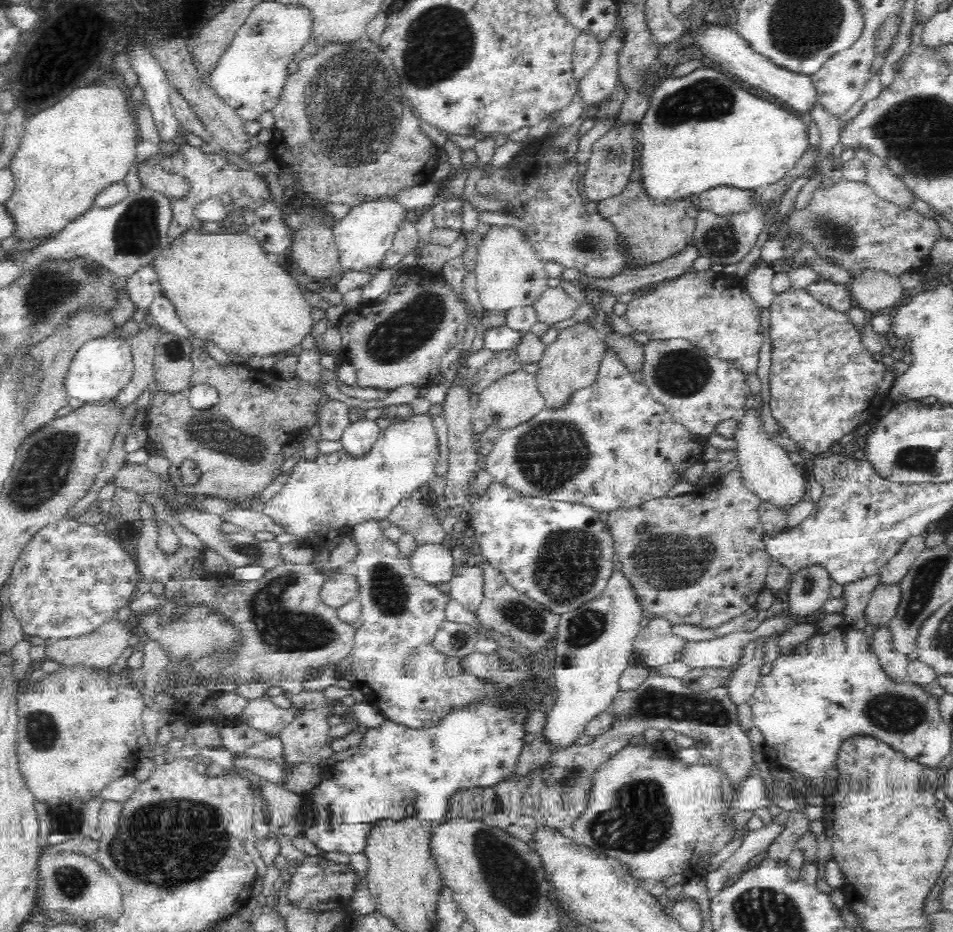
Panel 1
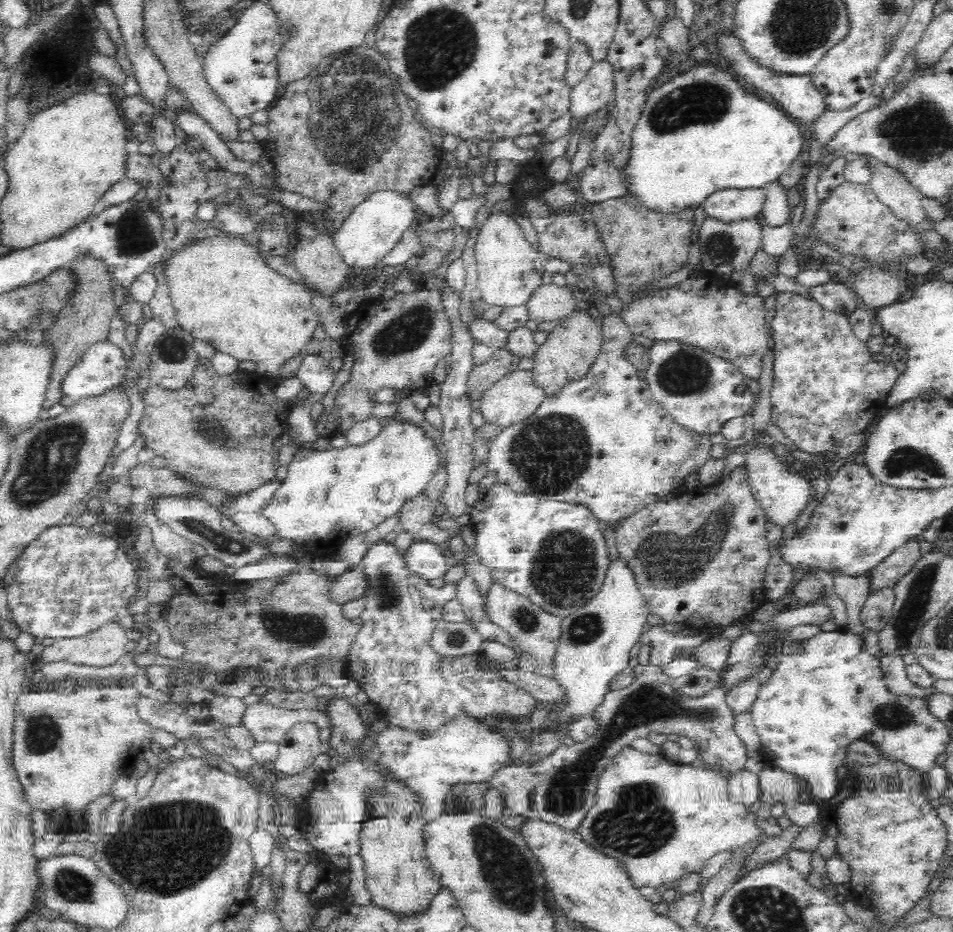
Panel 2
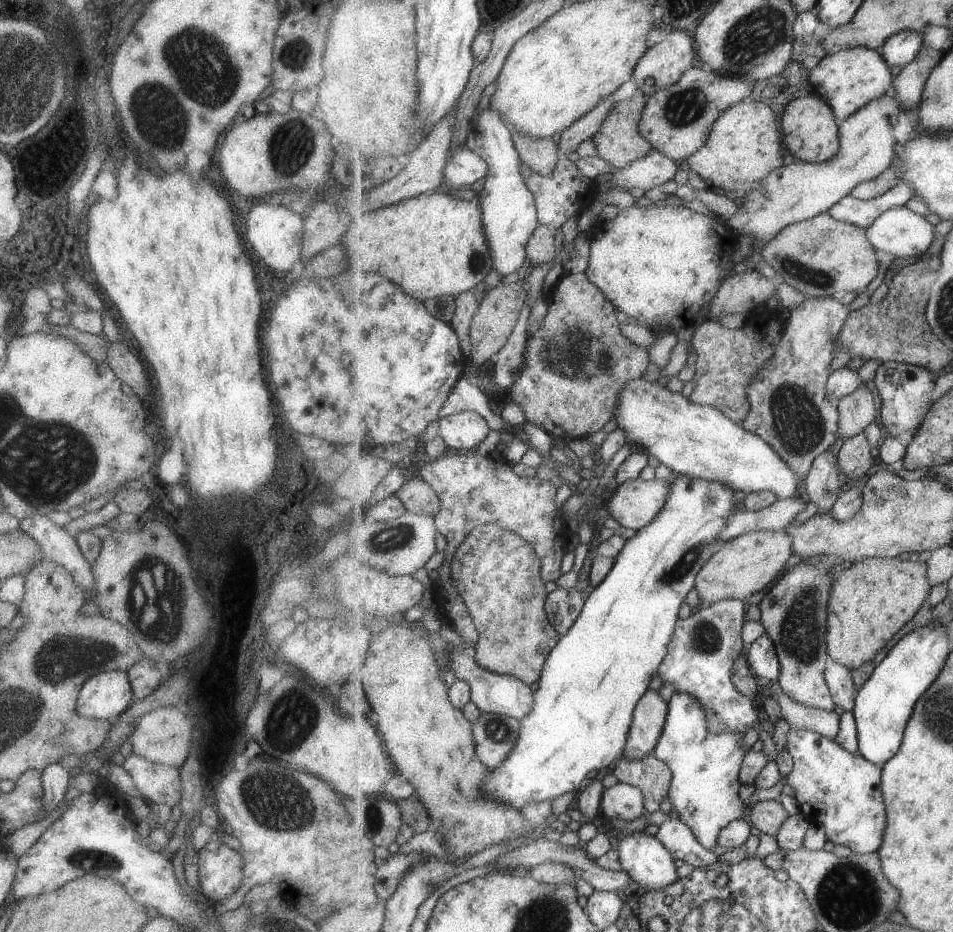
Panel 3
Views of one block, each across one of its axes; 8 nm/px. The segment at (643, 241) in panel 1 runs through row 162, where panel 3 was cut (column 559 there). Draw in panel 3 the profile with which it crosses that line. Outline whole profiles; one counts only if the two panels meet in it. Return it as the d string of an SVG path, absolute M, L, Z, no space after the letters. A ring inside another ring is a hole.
M493 523L477 527L460 544L457 556L454 556L453 580L457 580L457 590L465 597L464 602L480 634L478 644L472 650L475 660L493 672L516 676L528 685L539 681L548 656L560 643L562 636L546 613L549 592L545 590L546 582L542 579L542 558L536 553L534 545L513 531Z

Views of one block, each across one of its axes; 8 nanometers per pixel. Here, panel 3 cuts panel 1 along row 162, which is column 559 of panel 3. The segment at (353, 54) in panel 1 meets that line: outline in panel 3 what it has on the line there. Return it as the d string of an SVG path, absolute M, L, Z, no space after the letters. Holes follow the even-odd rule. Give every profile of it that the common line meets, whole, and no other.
M586 272L576 273L574 275L569 274L559 281L559 284L551 290L551 296L547 300L547 314L544 318L543 326L539 330L535 331L528 340L526 348L526 359L524 365L519 372L519 376L515 381L515 384L510 388L510 398L512 402L516 402L523 410L525 418L531 422L535 422L541 426L541 428L547 430L547 432L553 436L553 438L560 438L564 442L574 439L582 439L589 435L599 432L605 424L611 422L616 416L618 406L620 403L621 391L627 386L632 380L641 378L647 368L649 368L650 352L643 347L637 346L627 339L627 336L621 334L619 330L619 323L615 318L615 306L611 304L609 297L599 288L592 280L589 280Z

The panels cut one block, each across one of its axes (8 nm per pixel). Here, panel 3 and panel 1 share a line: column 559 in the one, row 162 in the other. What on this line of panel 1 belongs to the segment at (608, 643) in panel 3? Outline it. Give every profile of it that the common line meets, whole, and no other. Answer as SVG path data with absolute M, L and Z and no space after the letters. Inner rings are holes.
M709 66L699 67L683 77L661 76L659 83L651 94L648 110L645 112L639 125L643 129L643 154L641 154L643 159L643 185L646 187L647 193L652 196L652 199L656 200L656 203L689 198L692 195L700 194L702 190L714 188L714 186L726 185L734 186L740 190L761 190L768 184L774 184L781 178L784 178L794 168L794 164L802 158L802 155L809 147L806 124L798 118L798 114L778 107L776 103L770 103L748 93L746 90L740 88L740 86L736 86L730 80L728 74L724 75L723 71L716 71L716 69Z

